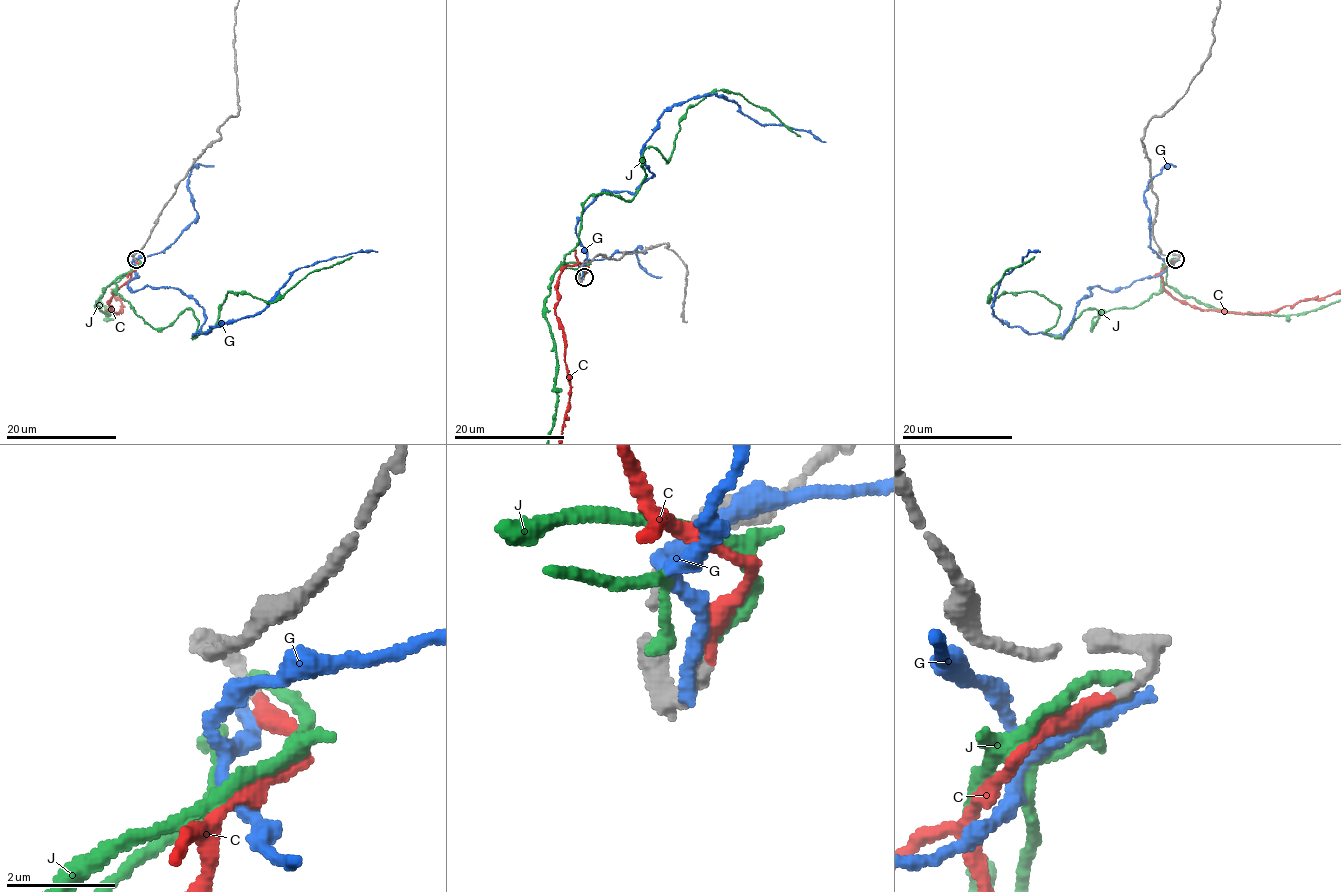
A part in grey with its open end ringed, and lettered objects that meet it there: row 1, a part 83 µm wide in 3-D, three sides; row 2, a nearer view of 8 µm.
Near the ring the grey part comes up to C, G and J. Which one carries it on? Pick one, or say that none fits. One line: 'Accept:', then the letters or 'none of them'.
Accept: C

